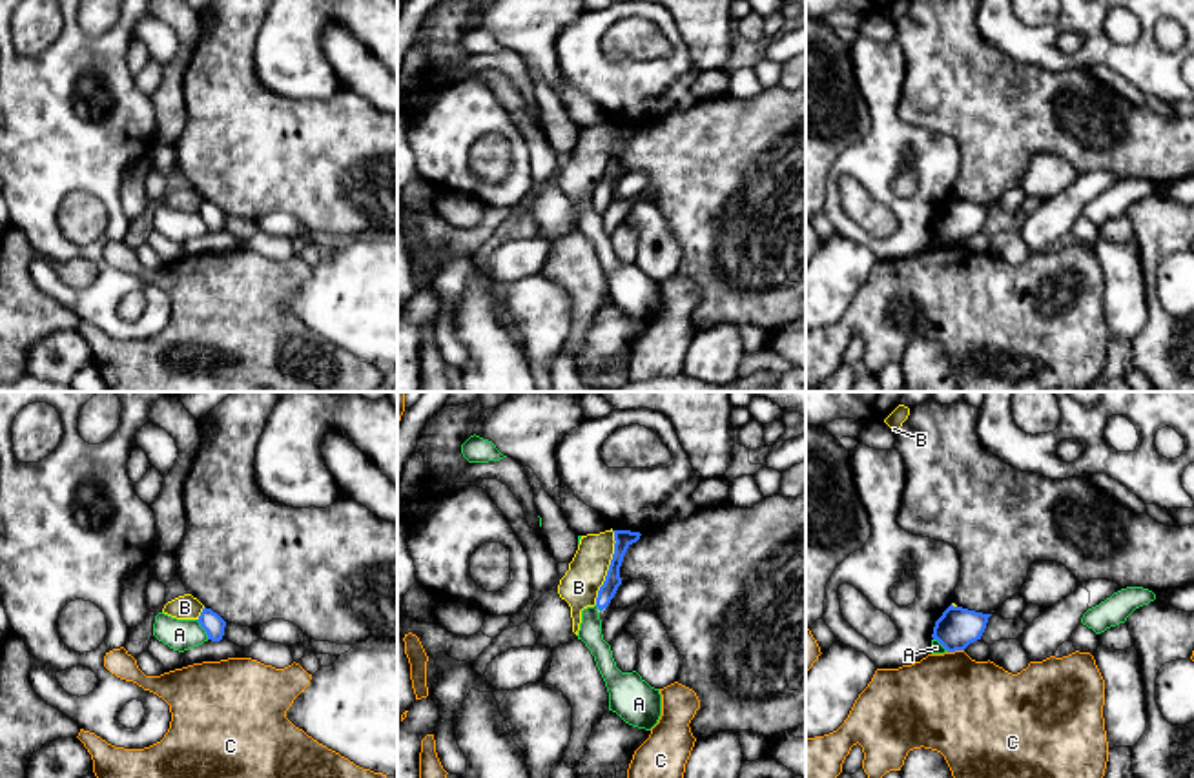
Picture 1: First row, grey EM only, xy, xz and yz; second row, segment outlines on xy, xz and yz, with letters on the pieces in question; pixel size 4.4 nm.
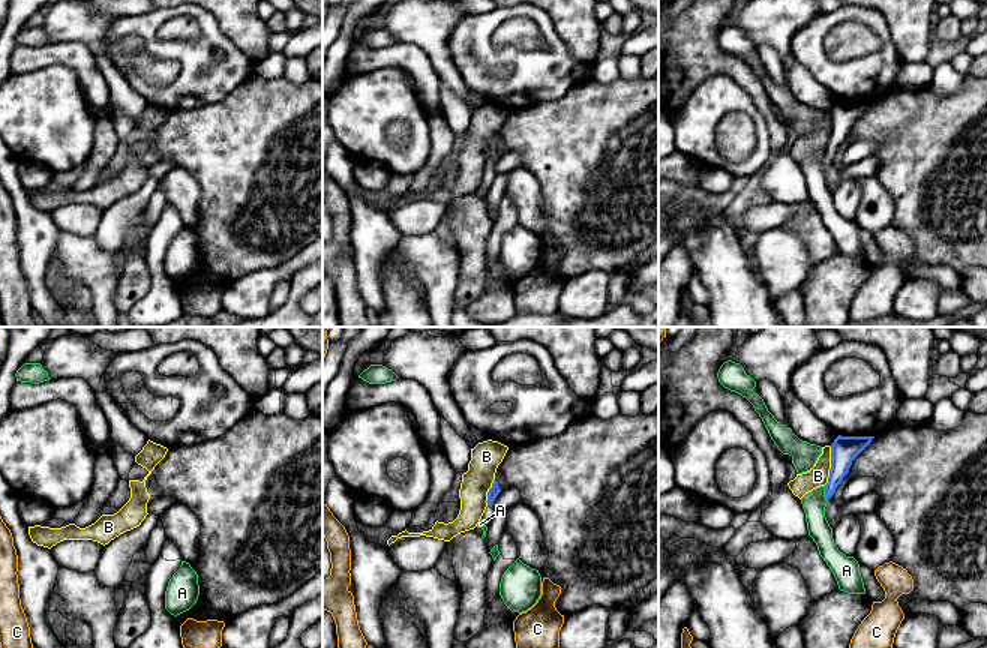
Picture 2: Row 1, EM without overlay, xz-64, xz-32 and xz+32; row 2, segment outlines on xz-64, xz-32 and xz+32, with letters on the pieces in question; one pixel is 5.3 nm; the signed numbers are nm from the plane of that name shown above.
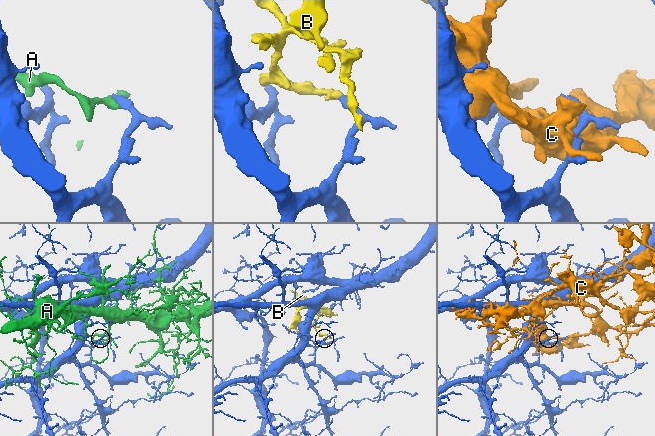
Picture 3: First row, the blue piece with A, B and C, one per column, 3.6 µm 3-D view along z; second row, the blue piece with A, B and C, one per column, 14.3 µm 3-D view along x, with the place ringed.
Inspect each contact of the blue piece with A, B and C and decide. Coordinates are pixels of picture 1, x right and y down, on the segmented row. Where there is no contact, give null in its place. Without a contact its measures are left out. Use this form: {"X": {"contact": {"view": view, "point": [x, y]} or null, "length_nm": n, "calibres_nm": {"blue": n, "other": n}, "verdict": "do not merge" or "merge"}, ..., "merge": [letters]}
{"A": {"contact": {"view": "xy", "point": [203, 627]}, "length_nm": 110, "calibres_nm": {"blue": 90, "other": 140}, "verdict": "do not merge"}, "B": {"contact": {"view": "xz", "point": [609, 567]}, "length_nm": 340, "calibres_nm": {"blue": 80, "other": 170}, "verdict": "do not merge"}, "C": {"contact": {"view": "yz", "point": [956, 649]}, "length_nm": 70, "calibres_nm": {"blue": 180, "other": 440}, "verdict": "do not merge"}, "merge": []}

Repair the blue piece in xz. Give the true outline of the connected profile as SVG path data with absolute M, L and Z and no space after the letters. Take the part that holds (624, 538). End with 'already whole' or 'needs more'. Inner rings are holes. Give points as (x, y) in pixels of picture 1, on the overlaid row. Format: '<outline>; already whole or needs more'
M612 530L614 532L614 554L605 576L603 585L598 590L596 607L600 610L607 609L611 599L614 598L618 587L622 585L620 567L627 548L640 539L640 532L631 530Z; already whole

